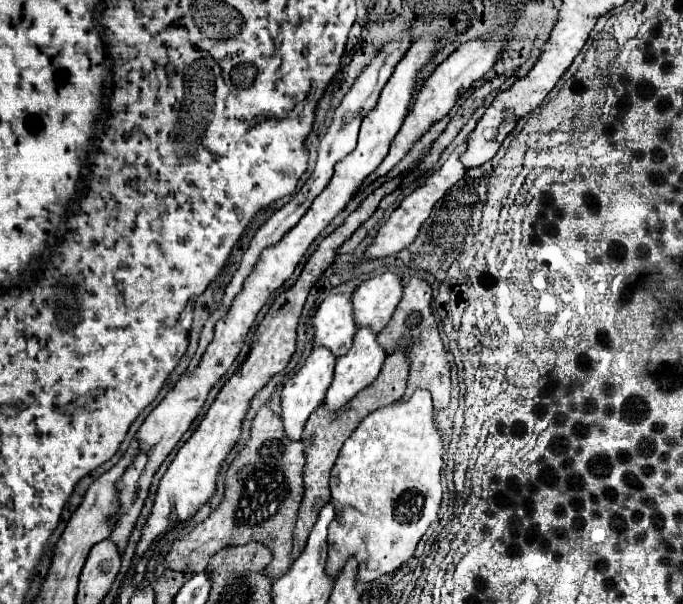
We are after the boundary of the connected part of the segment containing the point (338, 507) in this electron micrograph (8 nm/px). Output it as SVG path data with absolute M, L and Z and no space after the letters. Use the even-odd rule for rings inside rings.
M419 389L409 401L397 401L387 405L361 421L353 435L345 441L335 467L331 471L331 505L335 507L335 519L329 525L329 557L327 575L335 579L345 567L347 559L357 559L357 583L371 583L381 575L393 573L407 559L427 527L437 519L441 505L441 467L443 467L443 441L435 425L435 413L431 393Z

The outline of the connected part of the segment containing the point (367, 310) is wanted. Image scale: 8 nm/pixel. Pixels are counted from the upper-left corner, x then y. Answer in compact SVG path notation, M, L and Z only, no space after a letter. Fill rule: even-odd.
M383 273L361 283L353 293L353 317L359 327L379 333L391 319L401 301L401 279L395 273Z

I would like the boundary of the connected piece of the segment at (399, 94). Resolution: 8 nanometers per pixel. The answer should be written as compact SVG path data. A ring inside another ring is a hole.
M427 35L421 37L417 43L413 43L411 51L403 57L403 61L399 61L397 69L393 71L393 77L387 81L387 85L381 93L381 99L377 101L377 107L361 123L357 147L353 149L353 153L349 153L349 157L343 157L337 163L337 169L333 173L333 181L329 181L329 185L325 187L325 193L321 193L321 197L317 197L317 201L313 201L313 209L309 209L309 213L305 213L305 217L301 217L301 221L293 229L289 229L289 233L285 233L283 241L273 245L273 249L263 249L261 257L257 259L257 265L253 267L253 273L245 279L243 291L233 299L229 313L225 313L225 317L221 317L217 321L213 341L209 343L209 349L201 357L201 365L197 369L193 369L193 373L183 373L181 379L177 381L177 385L167 393L167 397L143 421L143 425L135 437L141 445L141 453L137 453L137 459L133 459L133 463L125 469L123 477L115 485L119 511L115 515L115 525L113 525L113 531L109 535L109 541L113 541L117 545L119 555L123 555L127 549L135 521L137 521L137 517L139 517L139 513L147 501L153 475L157 473L157 469L161 467L165 457L171 453L171 449L177 445L177 441L183 437L183 433L189 429L193 419L197 417L197 413L203 407L207 393L211 391L215 381L227 373L227 369L231 367L231 363L239 355L243 341L245 341L245 335L249 333L249 329L251 329L259 309L265 305L267 297L293 275L297 263L301 261L301 257L305 255L309 245L315 241L315 237L331 223L331 219L335 215L339 215L345 209L345 205L357 193L363 179L367 175L371 175L381 165L385 155L389 153L389 145L391 145L393 137L397 135L397 131L401 129L405 115L409 113L409 99L413 95L415 75L433 57L435 47L437 47L437 41L433 41L433 37L427 37Z

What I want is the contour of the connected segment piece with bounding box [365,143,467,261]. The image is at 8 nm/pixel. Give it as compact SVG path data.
M461 143L461 145L451 153L451 157L439 167L439 171L433 171L433 173L425 179L423 185L419 185L413 193L409 193L409 195L401 201L401 205L389 215L389 219L385 221L385 225L379 227L379 231L377 231L377 235L375 235L375 239L373 239L373 243L365 249L365 259L367 259L367 261L371 261L371 259L383 259L383 257L389 257L389 255L393 255L393 253L399 253L401 249L405 249L409 243L415 241L415 237L417 237L417 233L419 233L419 227L421 227L423 221L431 215L433 205L445 195L445 191L447 191L451 185L455 185L455 183L465 175L467 169L465 169L465 167L461 165L461 161L459 161L459 155L465 151L465 147L467 147L467 143Z

